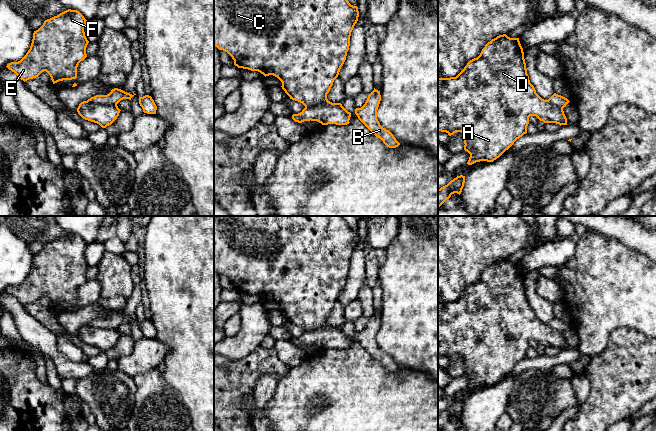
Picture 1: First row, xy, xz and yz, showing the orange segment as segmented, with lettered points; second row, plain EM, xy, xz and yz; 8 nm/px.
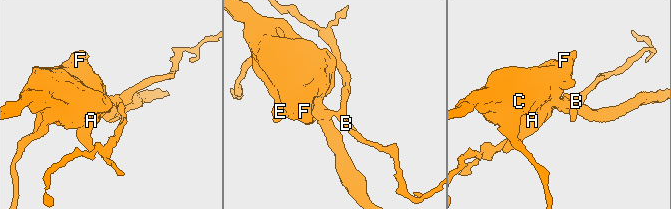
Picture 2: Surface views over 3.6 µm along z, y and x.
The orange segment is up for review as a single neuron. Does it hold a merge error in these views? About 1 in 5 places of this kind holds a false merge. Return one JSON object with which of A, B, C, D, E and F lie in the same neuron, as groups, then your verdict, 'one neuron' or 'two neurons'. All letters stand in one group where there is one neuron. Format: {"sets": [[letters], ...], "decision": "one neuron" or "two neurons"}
{"sets": [["A", "C", "D", "E", "F"], ["B"]], "decision": "two neurons"}

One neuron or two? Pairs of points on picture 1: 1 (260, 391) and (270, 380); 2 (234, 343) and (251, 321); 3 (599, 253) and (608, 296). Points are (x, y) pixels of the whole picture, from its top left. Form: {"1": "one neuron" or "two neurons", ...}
{"1": "one neuron", "2": "one neuron", "3": "one neuron"}

